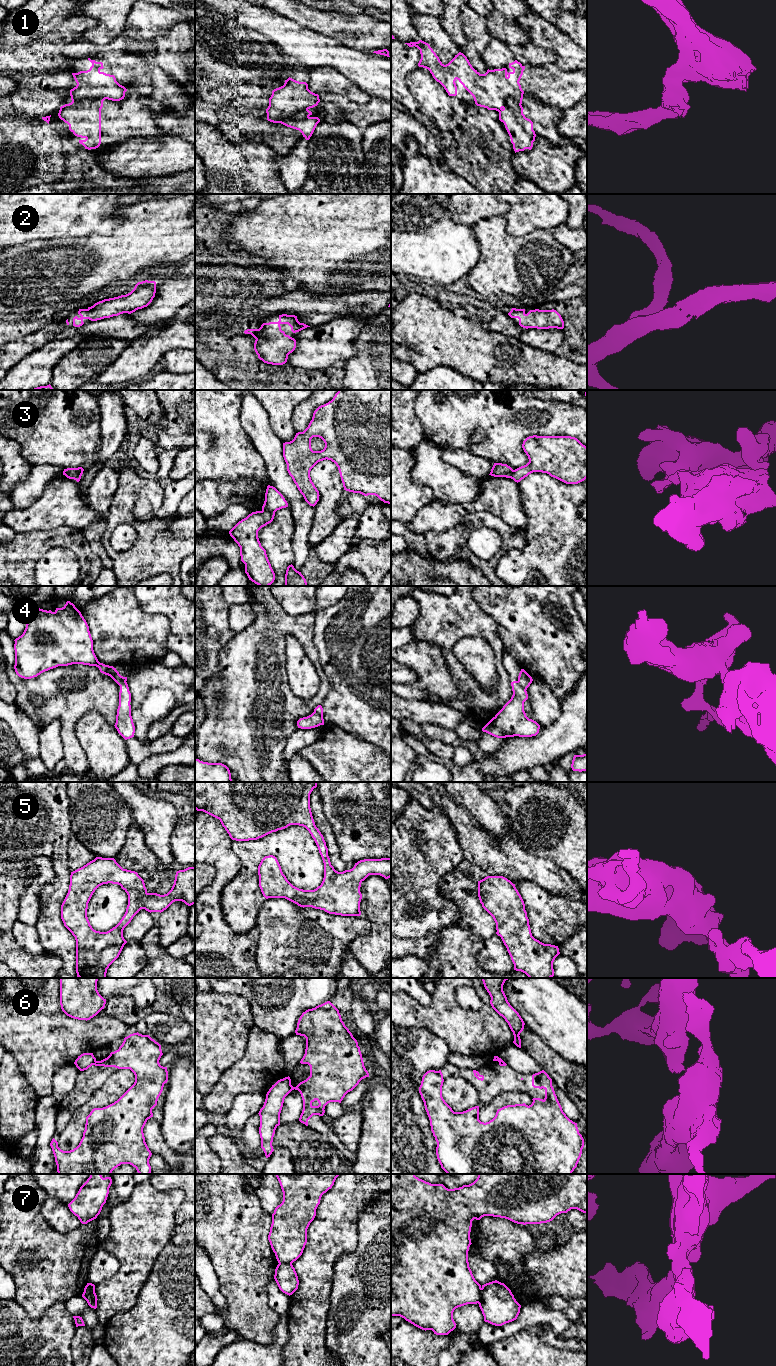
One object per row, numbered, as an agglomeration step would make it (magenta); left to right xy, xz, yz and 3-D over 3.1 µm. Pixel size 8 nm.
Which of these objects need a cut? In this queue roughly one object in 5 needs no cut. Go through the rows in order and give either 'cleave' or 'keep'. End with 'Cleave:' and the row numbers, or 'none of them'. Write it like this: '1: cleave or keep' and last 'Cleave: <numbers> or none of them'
1: cleave
2: keep
3: cleave
4: cleave
5: keep
6: cleave
7: cleave
Cleave: 1, 3, 4, 6, 7

